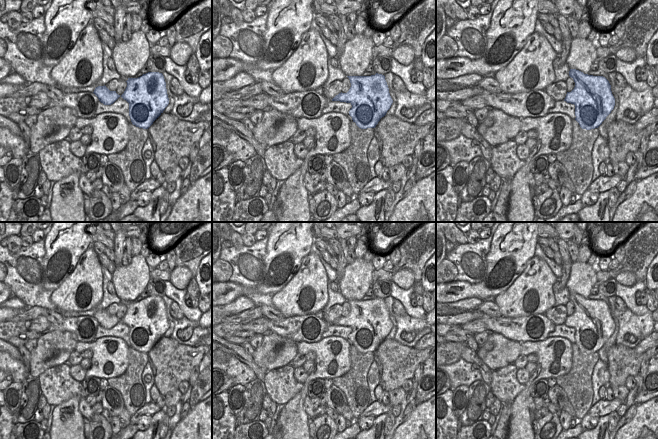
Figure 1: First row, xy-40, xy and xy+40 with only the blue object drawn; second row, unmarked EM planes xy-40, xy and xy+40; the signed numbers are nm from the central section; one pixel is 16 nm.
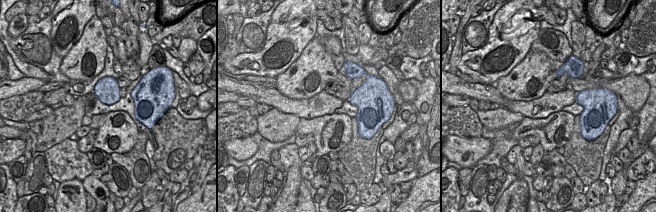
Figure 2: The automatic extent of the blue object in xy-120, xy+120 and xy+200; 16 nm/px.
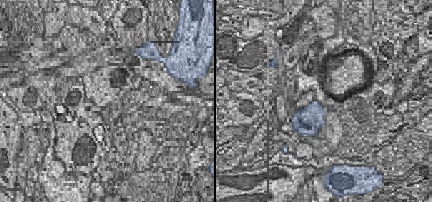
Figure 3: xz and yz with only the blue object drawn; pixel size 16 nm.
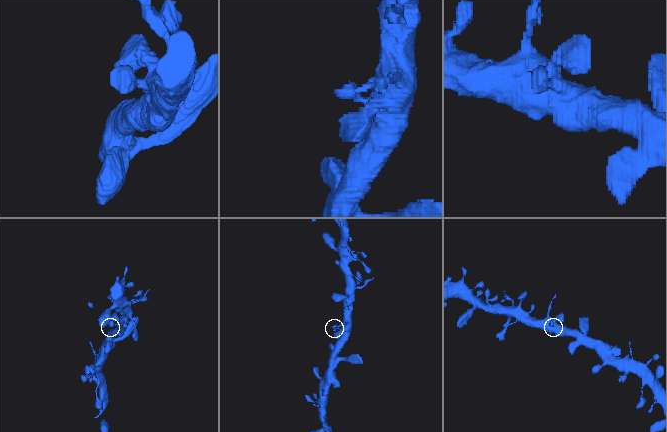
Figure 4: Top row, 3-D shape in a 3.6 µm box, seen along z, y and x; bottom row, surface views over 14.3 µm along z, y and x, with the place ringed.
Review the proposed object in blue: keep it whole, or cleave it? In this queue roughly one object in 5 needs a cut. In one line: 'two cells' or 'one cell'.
one cell

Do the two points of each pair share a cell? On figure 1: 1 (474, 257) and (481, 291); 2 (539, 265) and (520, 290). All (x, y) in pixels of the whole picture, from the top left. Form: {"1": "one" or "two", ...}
{"1": "two", "2": "one"}

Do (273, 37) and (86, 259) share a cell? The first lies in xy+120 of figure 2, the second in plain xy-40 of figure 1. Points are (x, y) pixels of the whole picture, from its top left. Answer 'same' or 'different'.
different

